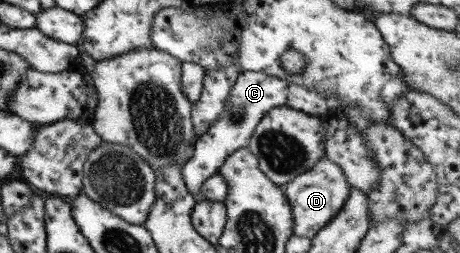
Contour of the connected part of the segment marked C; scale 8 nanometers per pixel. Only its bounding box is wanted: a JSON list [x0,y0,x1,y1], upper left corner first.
[182,70,331,202]

